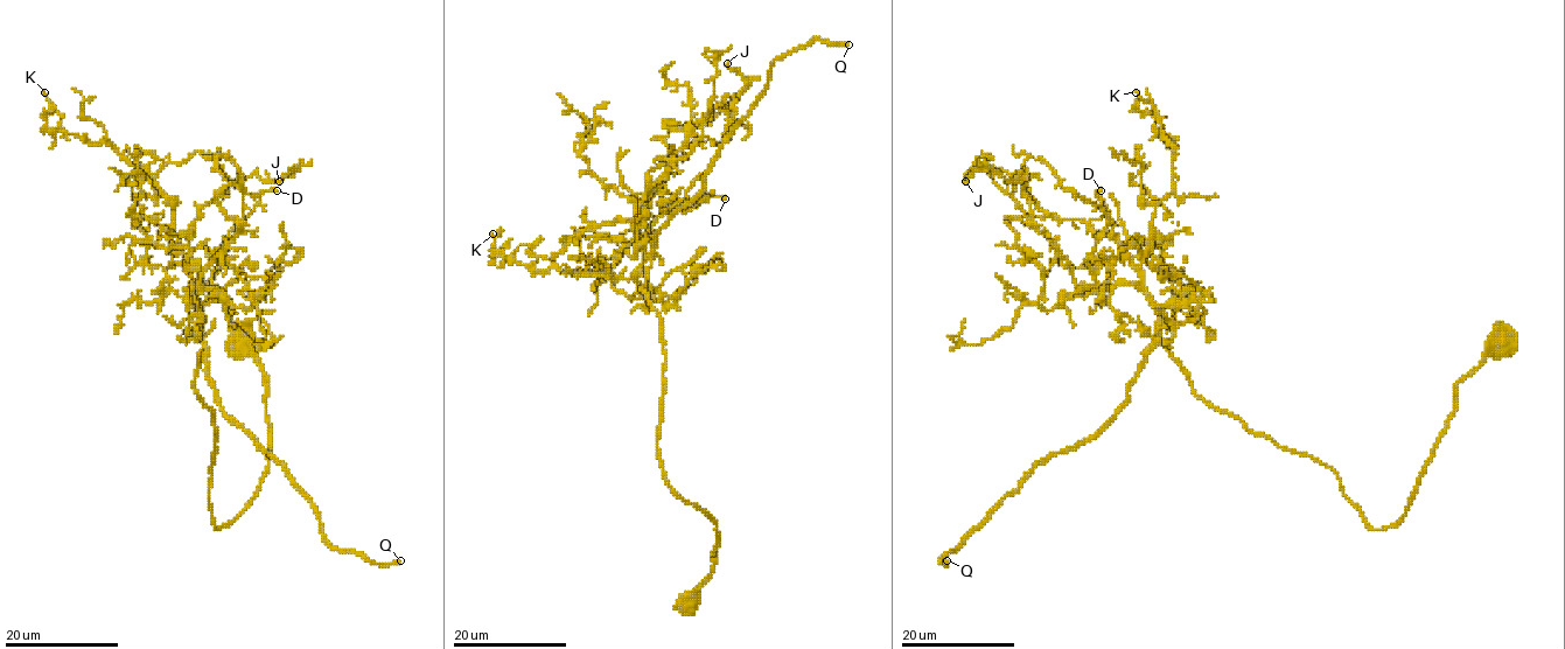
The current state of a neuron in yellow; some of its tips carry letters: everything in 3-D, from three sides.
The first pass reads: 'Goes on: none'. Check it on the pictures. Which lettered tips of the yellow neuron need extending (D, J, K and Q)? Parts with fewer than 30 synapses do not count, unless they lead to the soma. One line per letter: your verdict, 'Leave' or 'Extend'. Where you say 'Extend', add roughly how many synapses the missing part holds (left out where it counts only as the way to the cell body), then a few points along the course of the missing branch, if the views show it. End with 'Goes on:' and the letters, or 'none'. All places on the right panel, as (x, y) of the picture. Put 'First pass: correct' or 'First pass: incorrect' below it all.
D: Leave
J: Leave
K: Leave
Q: Extend. Roughly 250 synapses. Course of what is missing: (947, 560), (1000, 477), (950, 543), (992, 600), (1026, 594), (1048, 627)
Goes on: Q
First pass: incorrect

